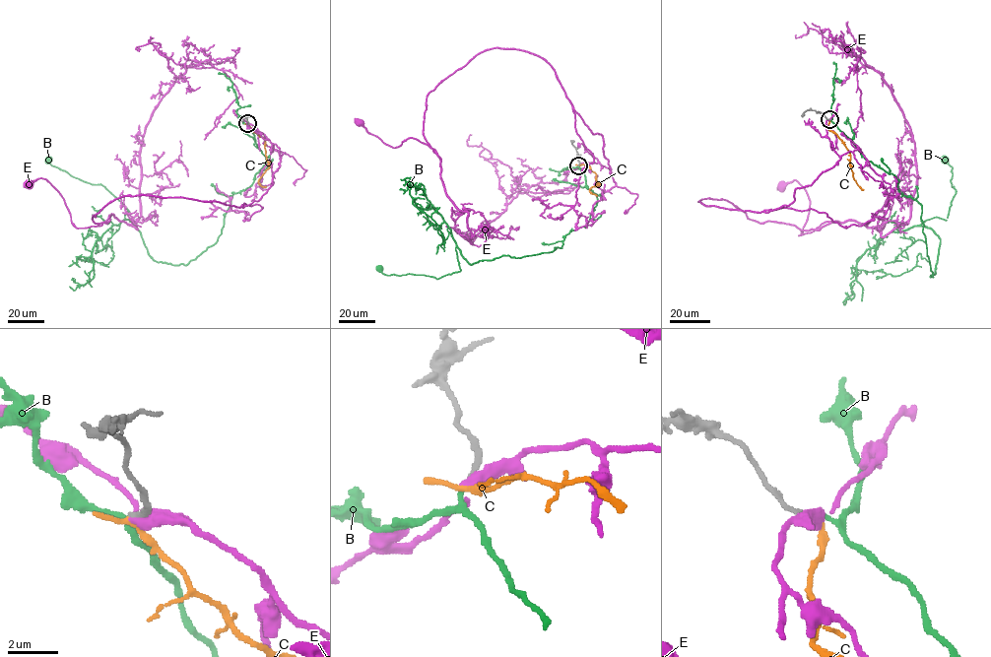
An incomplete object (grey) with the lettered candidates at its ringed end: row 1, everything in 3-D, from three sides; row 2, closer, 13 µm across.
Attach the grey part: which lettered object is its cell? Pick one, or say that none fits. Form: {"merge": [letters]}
{"merge": ["B"]}

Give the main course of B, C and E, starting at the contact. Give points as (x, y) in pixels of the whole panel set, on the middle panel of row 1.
B: (578, 165), (597, 204), (561, 248), (470, 264), (456, 247), (461, 271), (438, 278), (379, 269)
C: (578, 164), (587, 164), (596, 174), (596, 183), (600, 183), (589, 190), (597, 196)
E: (579, 164), (611, 174), (603, 136), (514, 49), (429, 94), (440, 165), (358, 124)

